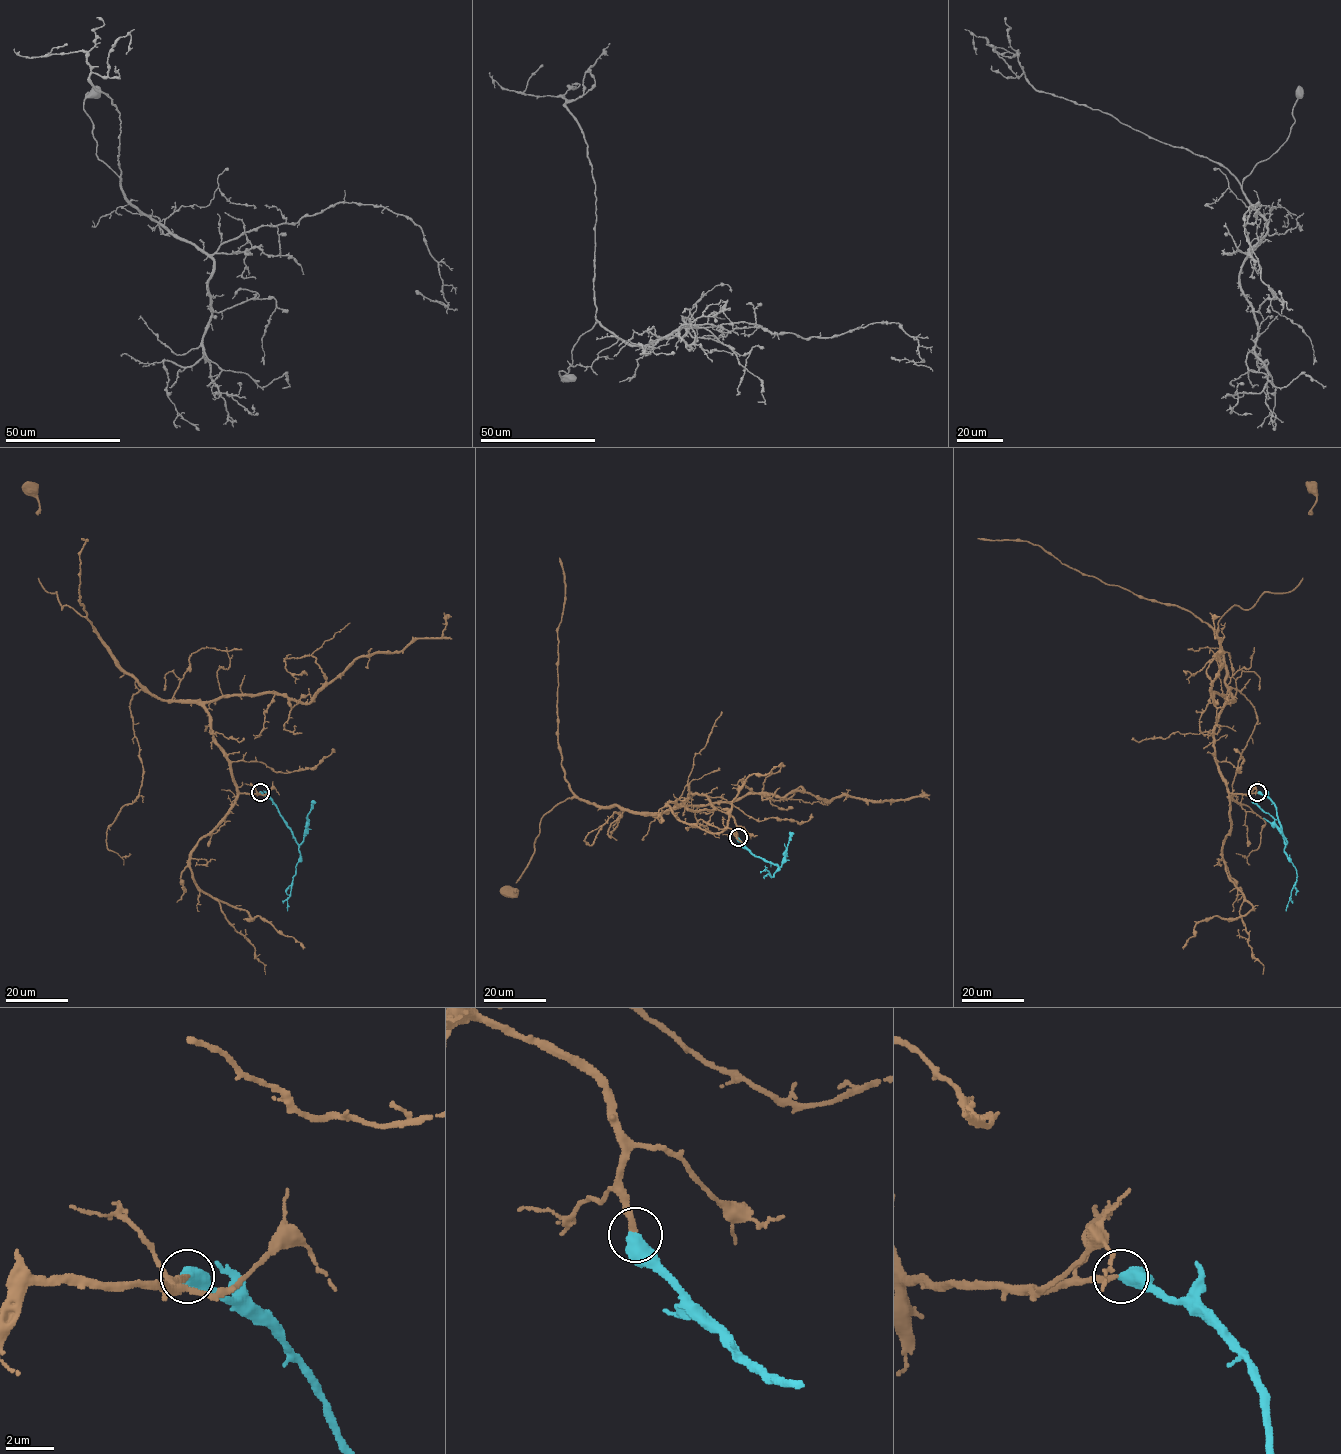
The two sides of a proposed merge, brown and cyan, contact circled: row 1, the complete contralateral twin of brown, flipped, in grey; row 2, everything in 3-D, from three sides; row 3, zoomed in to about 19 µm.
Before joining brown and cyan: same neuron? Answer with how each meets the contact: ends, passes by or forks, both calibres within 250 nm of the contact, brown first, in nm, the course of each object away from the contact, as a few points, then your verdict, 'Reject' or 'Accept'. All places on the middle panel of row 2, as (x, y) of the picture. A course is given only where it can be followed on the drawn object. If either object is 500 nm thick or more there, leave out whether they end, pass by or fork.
Thickness 260 nm (brown) against 600 nm. Course of brown: (738, 837), (736, 820), (705, 795), (691, 794), (659, 812), (567, 797), (544, 815), (517, 894), (508, 893). Course of cyan: (738, 838), (753, 854), (776, 864), (772, 877), (765, 866). Accept

